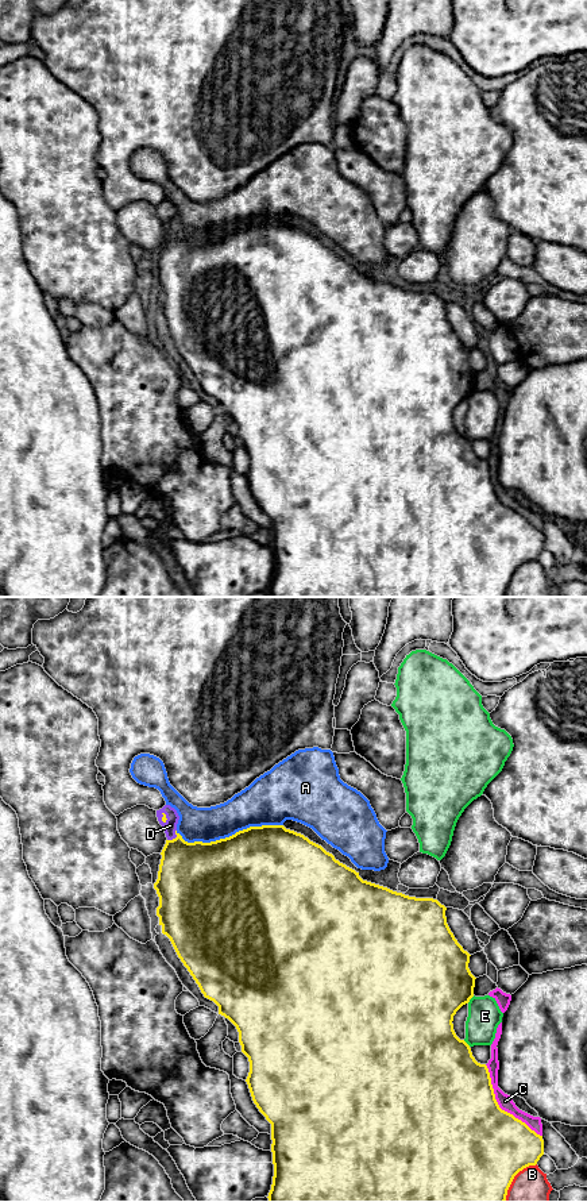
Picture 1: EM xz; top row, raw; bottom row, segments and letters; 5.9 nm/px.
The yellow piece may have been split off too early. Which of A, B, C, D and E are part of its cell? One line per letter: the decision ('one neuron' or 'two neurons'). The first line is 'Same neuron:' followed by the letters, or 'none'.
Same neuron: D
A: two neurons
B: two neurons
C: two neurons
D: one neuron
E: two neurons

